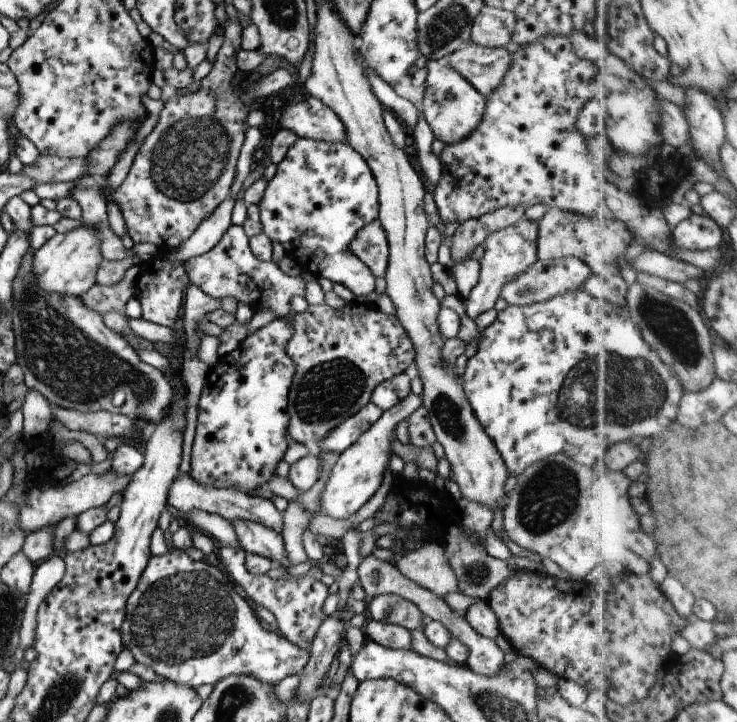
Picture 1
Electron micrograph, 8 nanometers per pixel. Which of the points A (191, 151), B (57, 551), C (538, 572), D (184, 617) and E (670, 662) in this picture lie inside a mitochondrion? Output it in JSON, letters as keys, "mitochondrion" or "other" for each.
{"A":"mitochondrion","B":"other","C":"other","D":"mitochondrion","E":"other"}

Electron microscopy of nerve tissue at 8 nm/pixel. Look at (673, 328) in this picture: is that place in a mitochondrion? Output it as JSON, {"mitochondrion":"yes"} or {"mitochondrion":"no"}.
{"mitochondrion":"yes"}

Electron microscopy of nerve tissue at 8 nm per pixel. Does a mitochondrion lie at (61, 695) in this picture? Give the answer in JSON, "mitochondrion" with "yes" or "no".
{"mitochondrion":"yes"}

